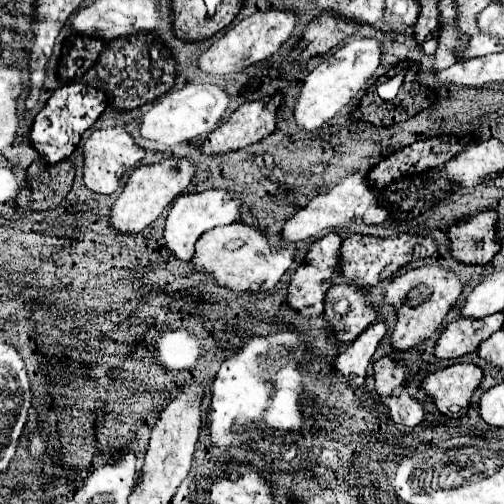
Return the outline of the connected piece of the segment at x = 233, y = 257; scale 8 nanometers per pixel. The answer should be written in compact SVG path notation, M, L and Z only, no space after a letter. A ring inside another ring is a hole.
M237 220L205 232L195 246L191 264L195 270L207 272L217 284L229 290L271 290L295 260L297 252L293 248L273 246L265 230Z

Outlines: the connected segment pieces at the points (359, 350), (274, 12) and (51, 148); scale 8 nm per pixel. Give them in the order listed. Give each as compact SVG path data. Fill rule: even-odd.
M385 320L375 322L337 356L335 368L341 370L353 386L361 386L365 382L371 356L375 354L385 334L387 334L387 322Z
M271 8L265 12L257 12L241 20L237 26L229 28L219 40L215 40L211 48L199 58L199 66L211 76L225 76L241 70L243 66L267 60L281 48L283 42L289 40L289 36L293 34L293 28L299 24L299 16L301 14L293 8Z
M87 82L67 84L59 90L55 90L51 94L47 106L35 116L35 124L29 134L29 140L45 156L47 162L51 162L51 164L61 162L63 158L73 154L83 132L107 110L107 106L109 106L107 92L97 88L95 84L87 84Z

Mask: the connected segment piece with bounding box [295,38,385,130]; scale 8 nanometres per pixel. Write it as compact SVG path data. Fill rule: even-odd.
M355 38L345 46L337 48L323 64L319 64L301 86L297 104L295 104L295 120L303 130L311 130L311 120L319 120L319 128L333 118L343 106L347 106L357 92L367 88L367 80L381 66L383 42L379 38Z

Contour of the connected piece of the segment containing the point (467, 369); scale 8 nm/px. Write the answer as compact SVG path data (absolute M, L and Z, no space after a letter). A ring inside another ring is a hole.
M459 362L429 374L421 388L435 400L439 412L449 418L465 416L471 406L471 396L483 380L483 370L469 362Z

